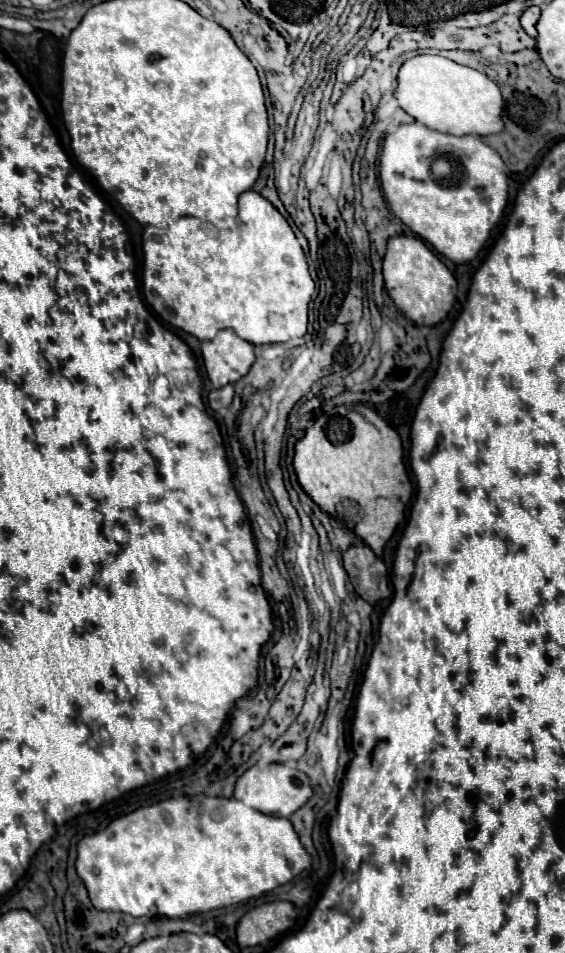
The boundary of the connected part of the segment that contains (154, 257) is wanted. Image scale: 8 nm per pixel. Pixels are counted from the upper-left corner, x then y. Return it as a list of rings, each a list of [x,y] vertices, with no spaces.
[[[254,190],[239,196],[236,216],[223,219],[220,227],[192,216],[178,218],[164,228],[141,226],[144,298],[164,322],[190,332],[198,340],[212,340],[216,332],[224,328],[232,328],[236,336],[250,344],[294,343],[307,334],[308,304],[314,294],[314,280],[310,278],[304,250],[284,216]]]

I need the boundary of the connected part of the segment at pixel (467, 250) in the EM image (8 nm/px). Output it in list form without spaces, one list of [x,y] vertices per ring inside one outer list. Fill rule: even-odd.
[[[420,122],[402,124],[384,138],[378,176],[391,212],[438,254],[456,264],[476,258],[493,228],[499,224],[504,226],[502,220],[506,220],[508,202],[504,162],[498,152],[486,146],[478,136],[442,134]],[[444,154],[452,154],[464,162],[464,178],[456,186],[442,186],[432,176],[432,164]]]

